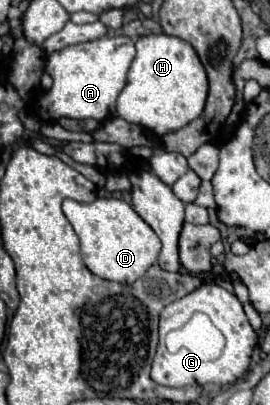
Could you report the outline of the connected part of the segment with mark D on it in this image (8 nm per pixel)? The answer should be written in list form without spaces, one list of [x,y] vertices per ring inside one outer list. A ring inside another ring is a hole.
[[[103,196],[91,204],[81,204],[65,198],[63,214],[81,240],[81,256],[85,266],[95,276],[121,284],[133,284],[151,264],[157,262],[161,250],[159,236],[125,200]]]

